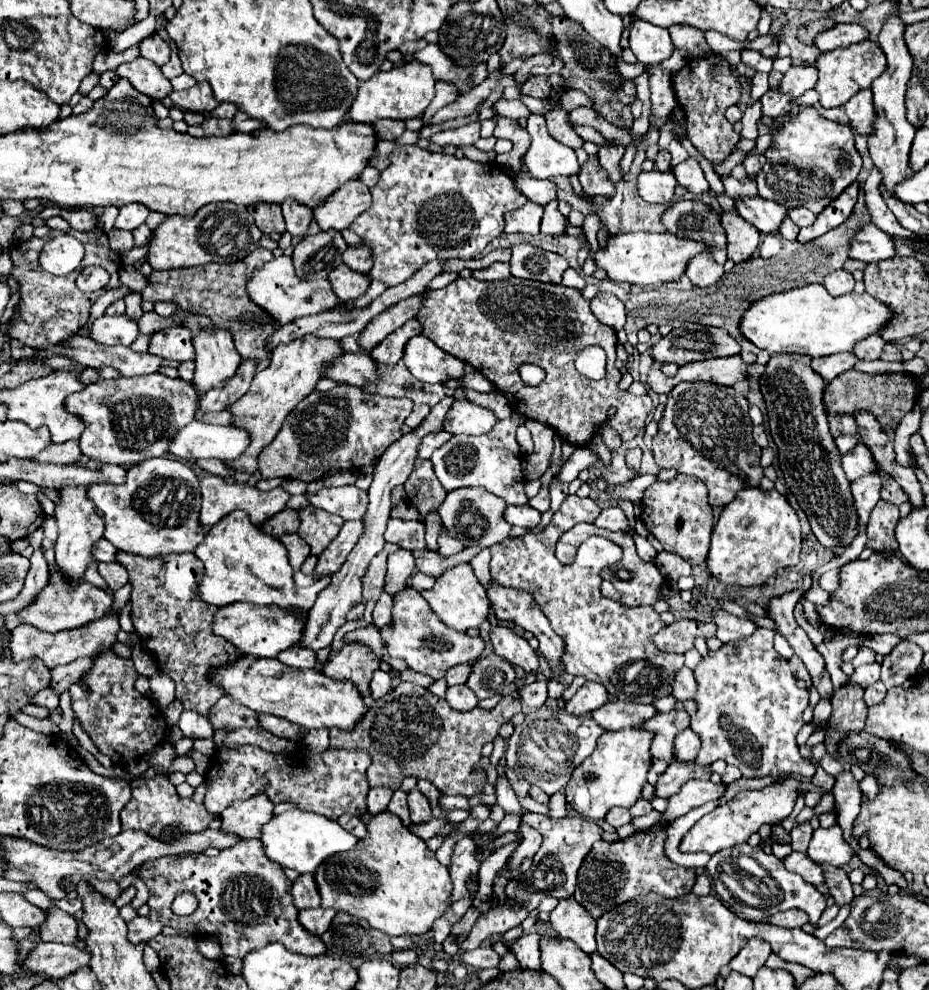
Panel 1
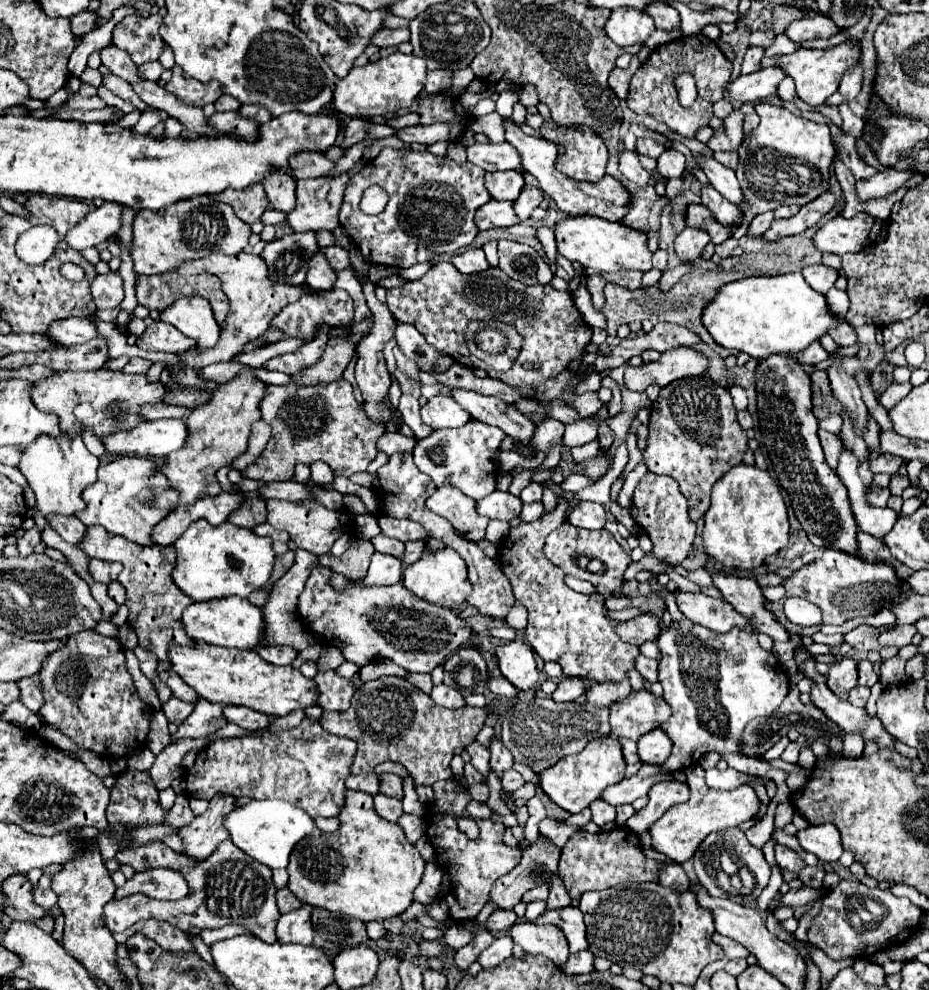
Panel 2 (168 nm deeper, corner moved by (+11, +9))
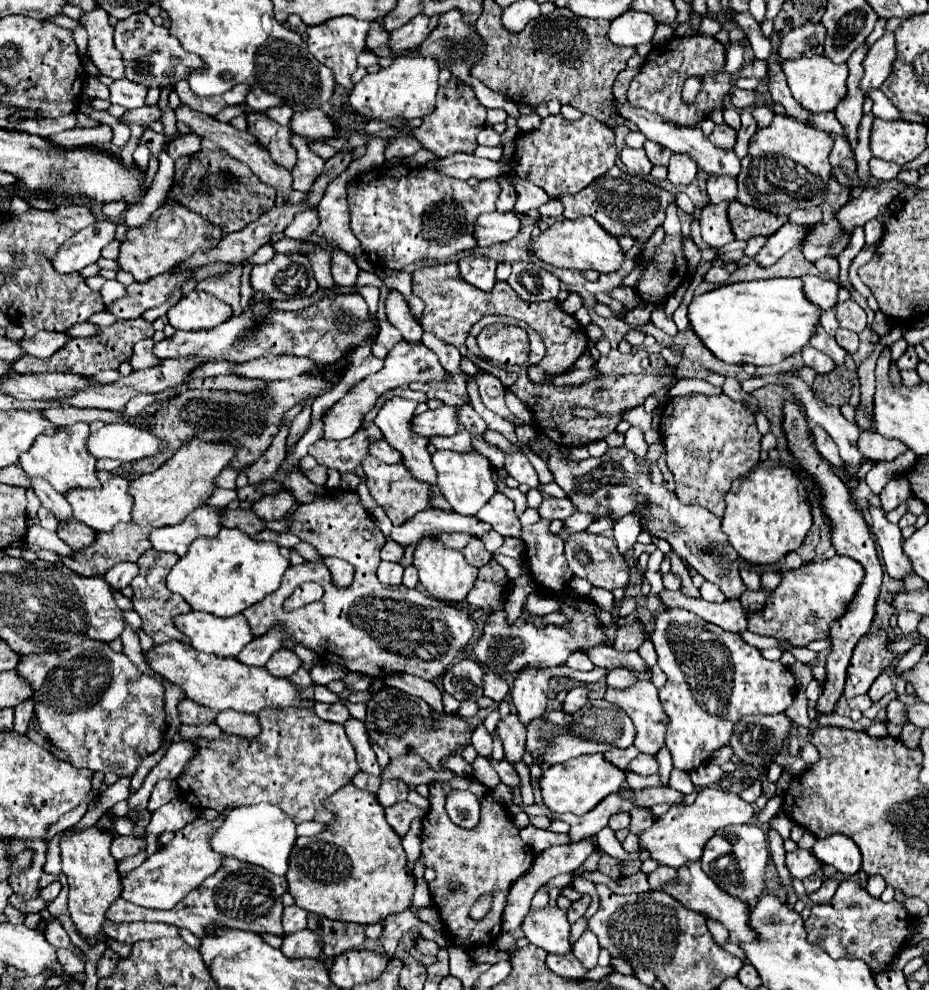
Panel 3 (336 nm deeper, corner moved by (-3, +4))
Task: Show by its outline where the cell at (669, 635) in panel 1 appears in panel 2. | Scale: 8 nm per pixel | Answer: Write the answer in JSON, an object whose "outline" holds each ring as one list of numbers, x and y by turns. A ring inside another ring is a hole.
{"outline":[[644,613,636,619,620,623,616,633,626,643,644,645,648,641,656,641,656,635,660,635,660,627,662,627,662,621,658,617,654,617,652,613]]}

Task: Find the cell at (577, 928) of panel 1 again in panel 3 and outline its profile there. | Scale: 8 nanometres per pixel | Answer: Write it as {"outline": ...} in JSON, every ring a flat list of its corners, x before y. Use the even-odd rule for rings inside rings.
{"outline":[[586,930,586,932,576,940,576,944,574,944,574,948,572,948,572,954,582,962,582,966,584,966,586,970,592,970,592,968,596,966,596,962,598,962,598,952,600,952,598,938,596,938,590,930]]}

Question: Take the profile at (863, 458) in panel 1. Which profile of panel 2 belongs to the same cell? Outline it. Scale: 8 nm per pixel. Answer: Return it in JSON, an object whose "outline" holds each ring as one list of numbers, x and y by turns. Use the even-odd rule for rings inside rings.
{"outline":[[824,429,818,431,818,437,820,437,820,443,822,443,822,449,824,449,824,455,826,455,828,465,832,469,836,469,836,463,838,463,842,451,844,451,844,445,842,445,840,437,838,435,832,435,832,433,824,431]]}

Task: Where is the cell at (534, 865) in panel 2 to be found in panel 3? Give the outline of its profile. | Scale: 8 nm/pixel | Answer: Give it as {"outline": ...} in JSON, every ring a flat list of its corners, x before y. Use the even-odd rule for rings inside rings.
{"outline":[[582,898,580,902,574,902,570,906,570,924,574,924,578,918,584,916,584,912,588,910,588,904,590,904,590,898]]}

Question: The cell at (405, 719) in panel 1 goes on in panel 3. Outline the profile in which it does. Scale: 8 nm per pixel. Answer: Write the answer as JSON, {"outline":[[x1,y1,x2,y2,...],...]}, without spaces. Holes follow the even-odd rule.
{"outline":[[382,688,372,700,368,702,368,714,366,714,366,728,370,738,390,756,402,756,402,754,418,754,422,756,434,770,442,770,440,762,442,758,460,752,462,746,470,742,470,726,460,718,452,714,442,714,440,720,422,720,422,716,430,716,430,708,420,698,412,698,398,688]]}

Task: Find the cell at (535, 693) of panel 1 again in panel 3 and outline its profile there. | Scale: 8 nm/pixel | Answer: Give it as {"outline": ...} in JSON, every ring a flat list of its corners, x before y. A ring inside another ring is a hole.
{"outline":[[484,672,484,696,490,696,494,702,502,702,508,694,508,684,496,672]]}

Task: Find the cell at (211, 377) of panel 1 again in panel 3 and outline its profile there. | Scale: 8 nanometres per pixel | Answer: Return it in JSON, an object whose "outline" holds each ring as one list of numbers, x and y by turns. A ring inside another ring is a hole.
{"outline":[[190,292,168,312,168,322,174,330,214,328,232,316,232,308,206,292]]}

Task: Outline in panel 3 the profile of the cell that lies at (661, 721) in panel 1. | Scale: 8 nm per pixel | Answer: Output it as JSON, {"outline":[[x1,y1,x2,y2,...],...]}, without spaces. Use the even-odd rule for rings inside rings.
{"outline":[[636,680,630,688,608,688,604,698,610,704,618,704,636,726,634,746,644,754,656,754,664,746,664,734,668,726,666,712,658,700,658,690,650,680]]}

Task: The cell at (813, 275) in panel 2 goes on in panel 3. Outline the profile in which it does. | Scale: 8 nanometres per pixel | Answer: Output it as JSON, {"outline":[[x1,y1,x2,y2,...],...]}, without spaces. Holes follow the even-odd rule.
{"outline":[[802,276,802,286,806,292,806,298,812,304,818,304,822,310,830,310,836,304,838,286,832,280,824,280,820,276]]}

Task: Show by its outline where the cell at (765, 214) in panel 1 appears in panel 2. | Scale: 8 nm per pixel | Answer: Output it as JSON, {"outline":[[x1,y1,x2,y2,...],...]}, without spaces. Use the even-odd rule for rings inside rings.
{"outline":[[704,157,704,161,702,161,702,171,708,175,710,185,712,185,720,195,724,195,730,203,734,203,734,205,744,203,744,195,742,195,742,191,740,191,736,173,734,173,732,169,720,165,720,163,718,163,716,159,712,159,712,157]]}

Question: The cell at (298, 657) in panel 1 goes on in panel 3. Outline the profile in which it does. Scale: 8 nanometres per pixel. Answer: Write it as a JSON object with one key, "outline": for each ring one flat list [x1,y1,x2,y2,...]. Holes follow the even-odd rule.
{"outline":[[278,650,264,666,272,676,288,678,300,668,300,658,292,650]]}

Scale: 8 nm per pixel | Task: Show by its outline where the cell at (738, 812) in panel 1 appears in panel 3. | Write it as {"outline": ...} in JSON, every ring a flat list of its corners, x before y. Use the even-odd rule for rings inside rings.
{"outline":[[708,786,698,792,692,806,672,806,664,816,660,816,646,832,638,834,638,846,648,850,650,858,660,866,680,868,684,862,696,862,702,856,702,848,718,828,730,824,746,824,756,816,752,804,744,802,738,794,726,792,718,786]]}

